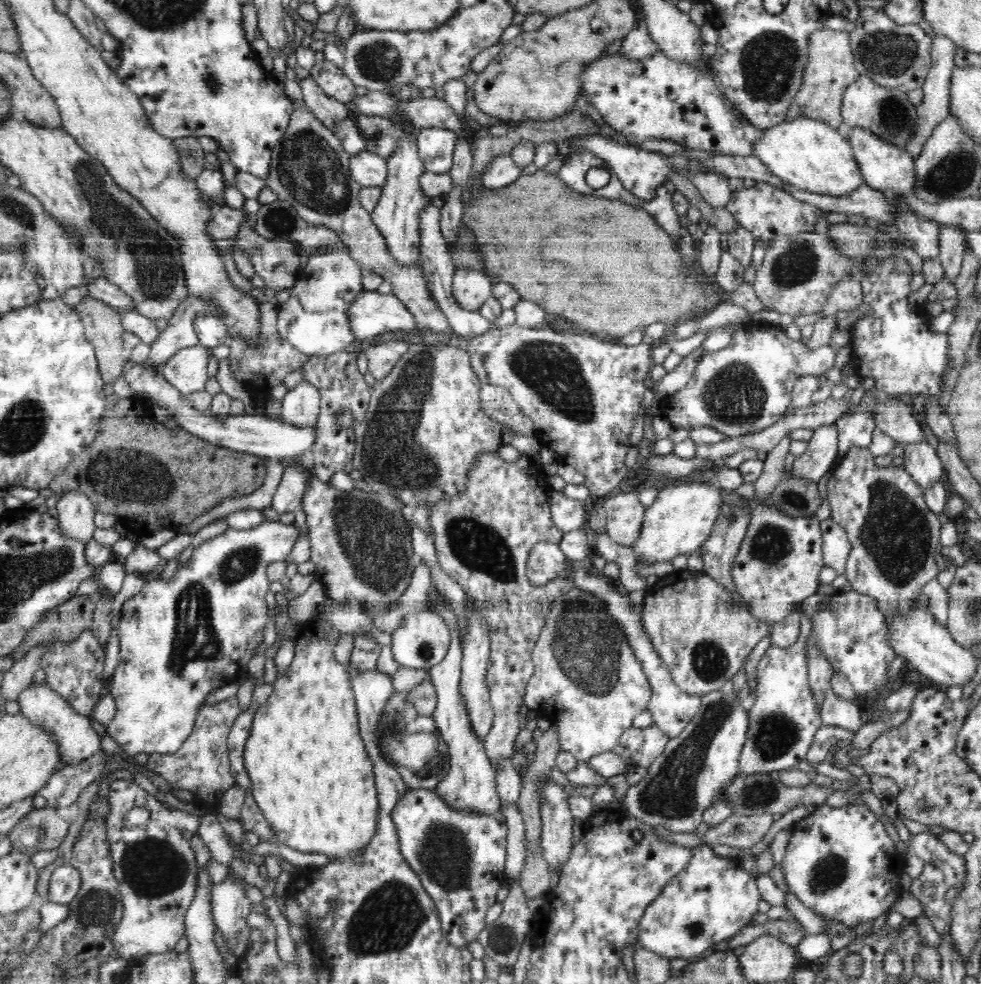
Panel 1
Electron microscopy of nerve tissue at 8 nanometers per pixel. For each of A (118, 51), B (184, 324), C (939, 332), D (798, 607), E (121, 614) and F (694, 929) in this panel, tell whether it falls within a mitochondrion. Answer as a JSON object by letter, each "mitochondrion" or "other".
{"A":"other","B":"other","C":"other","D":"other","E":"other","F":"mitochondrion"}

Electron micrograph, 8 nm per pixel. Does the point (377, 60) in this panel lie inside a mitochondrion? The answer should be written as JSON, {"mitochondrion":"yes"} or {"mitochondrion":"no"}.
{"mitochondrion":"yes"}

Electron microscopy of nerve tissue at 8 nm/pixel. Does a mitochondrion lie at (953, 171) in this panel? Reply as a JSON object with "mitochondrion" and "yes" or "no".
{"mitochondrion":"yes"}

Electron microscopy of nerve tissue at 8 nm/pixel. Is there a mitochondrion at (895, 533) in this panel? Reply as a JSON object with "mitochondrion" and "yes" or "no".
{"mitochondrion":"yes"}

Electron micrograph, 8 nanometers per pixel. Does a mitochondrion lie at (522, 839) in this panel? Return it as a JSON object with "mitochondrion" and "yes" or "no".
{"mitochondrion":"no"}

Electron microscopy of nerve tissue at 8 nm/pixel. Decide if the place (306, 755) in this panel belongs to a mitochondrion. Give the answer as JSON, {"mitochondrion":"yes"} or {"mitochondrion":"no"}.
{"mitochondrion":"no"}

